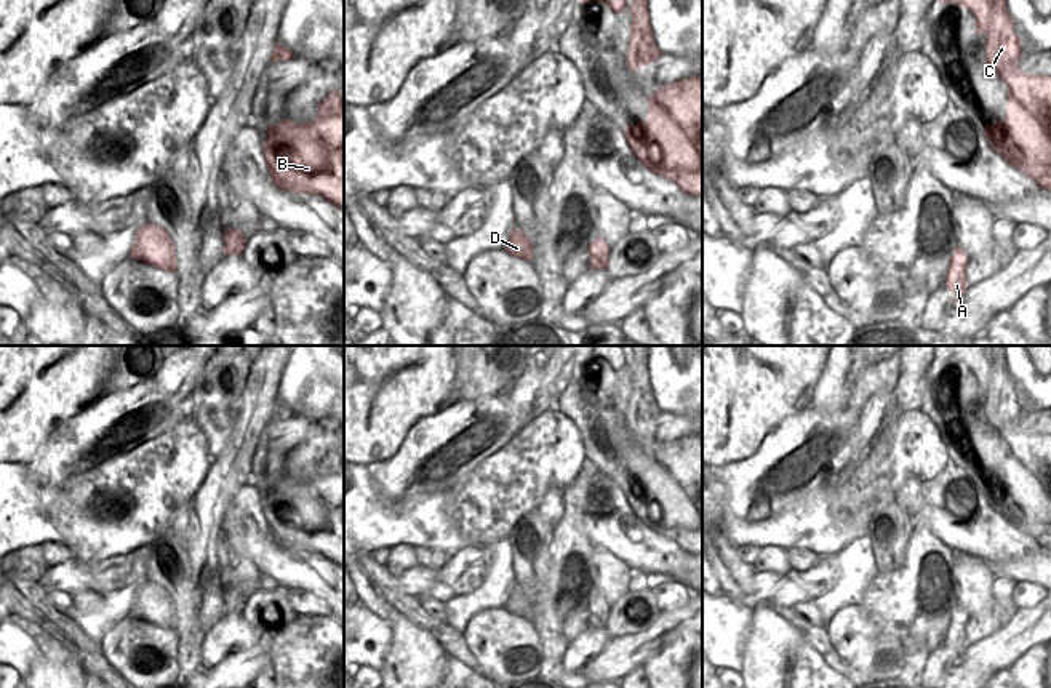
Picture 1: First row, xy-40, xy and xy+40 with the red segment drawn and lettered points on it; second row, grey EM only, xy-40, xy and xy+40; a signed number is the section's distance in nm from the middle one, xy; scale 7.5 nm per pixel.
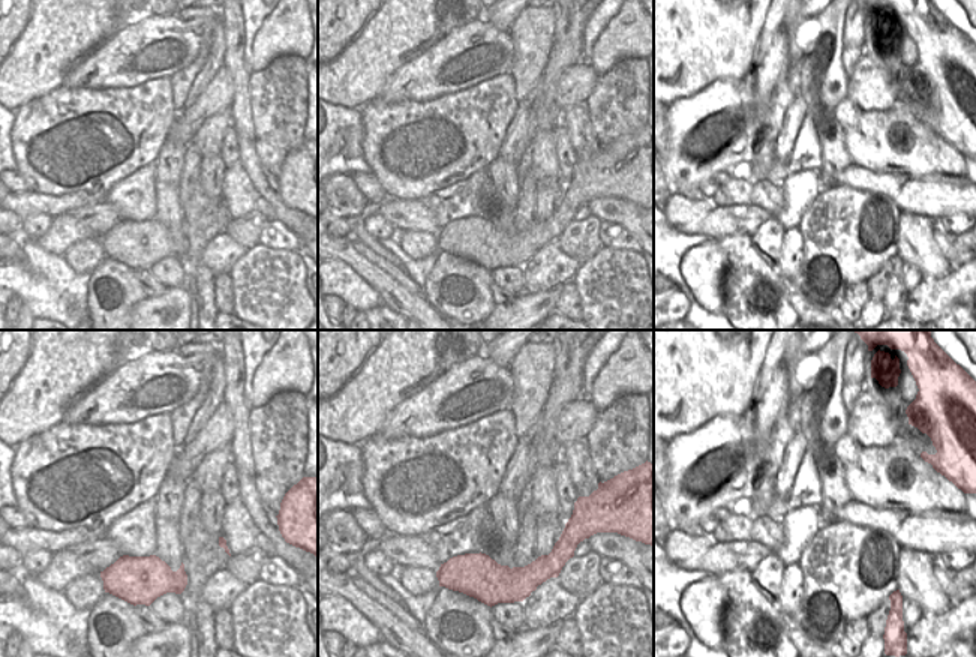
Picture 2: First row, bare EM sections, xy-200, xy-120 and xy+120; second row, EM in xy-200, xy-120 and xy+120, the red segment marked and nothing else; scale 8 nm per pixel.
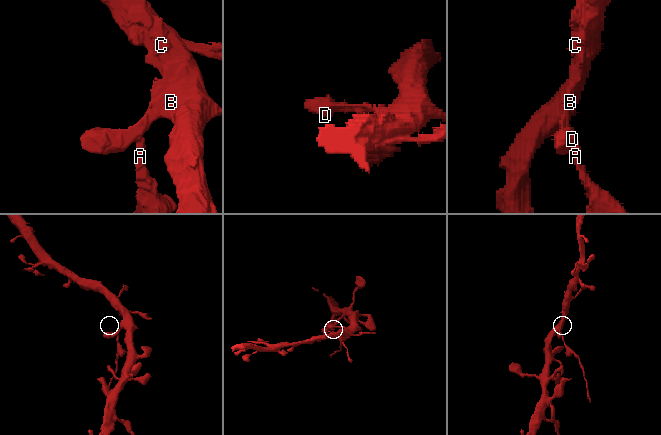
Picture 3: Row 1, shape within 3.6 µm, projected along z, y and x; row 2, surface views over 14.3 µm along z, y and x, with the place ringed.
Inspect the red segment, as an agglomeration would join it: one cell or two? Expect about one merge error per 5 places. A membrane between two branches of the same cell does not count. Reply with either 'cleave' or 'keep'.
cleave

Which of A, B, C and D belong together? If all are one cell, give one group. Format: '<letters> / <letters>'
A / B C D

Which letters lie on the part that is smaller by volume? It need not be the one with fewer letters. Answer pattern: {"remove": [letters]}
{"remove": ["A"]}

